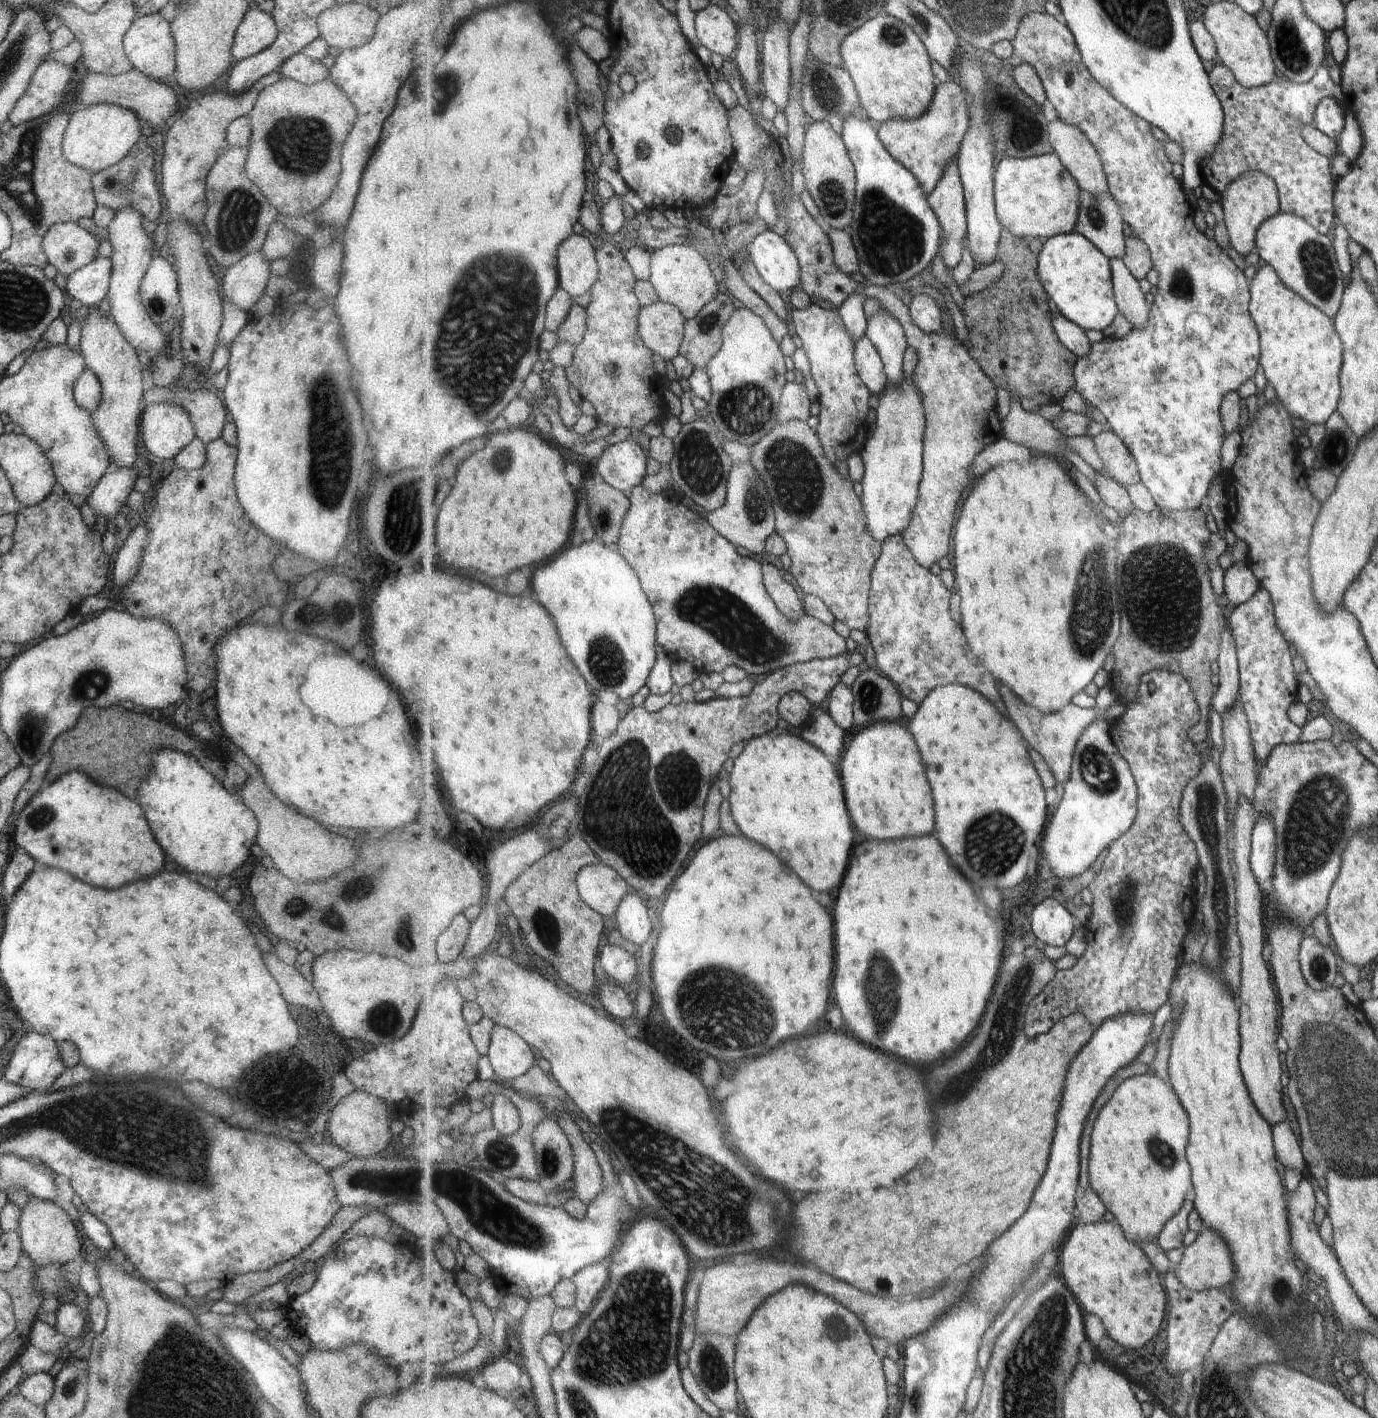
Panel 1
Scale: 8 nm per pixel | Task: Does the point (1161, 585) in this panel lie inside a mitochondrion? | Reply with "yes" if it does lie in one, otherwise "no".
yes

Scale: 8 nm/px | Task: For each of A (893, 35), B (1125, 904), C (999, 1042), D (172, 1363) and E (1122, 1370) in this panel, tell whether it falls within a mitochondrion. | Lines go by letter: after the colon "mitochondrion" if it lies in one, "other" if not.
A: mitochondrion
B: mitochondrion
C: mitochondrion
D: mitochondrion
E: other

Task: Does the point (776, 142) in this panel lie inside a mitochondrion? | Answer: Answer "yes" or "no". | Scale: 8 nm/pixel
no

